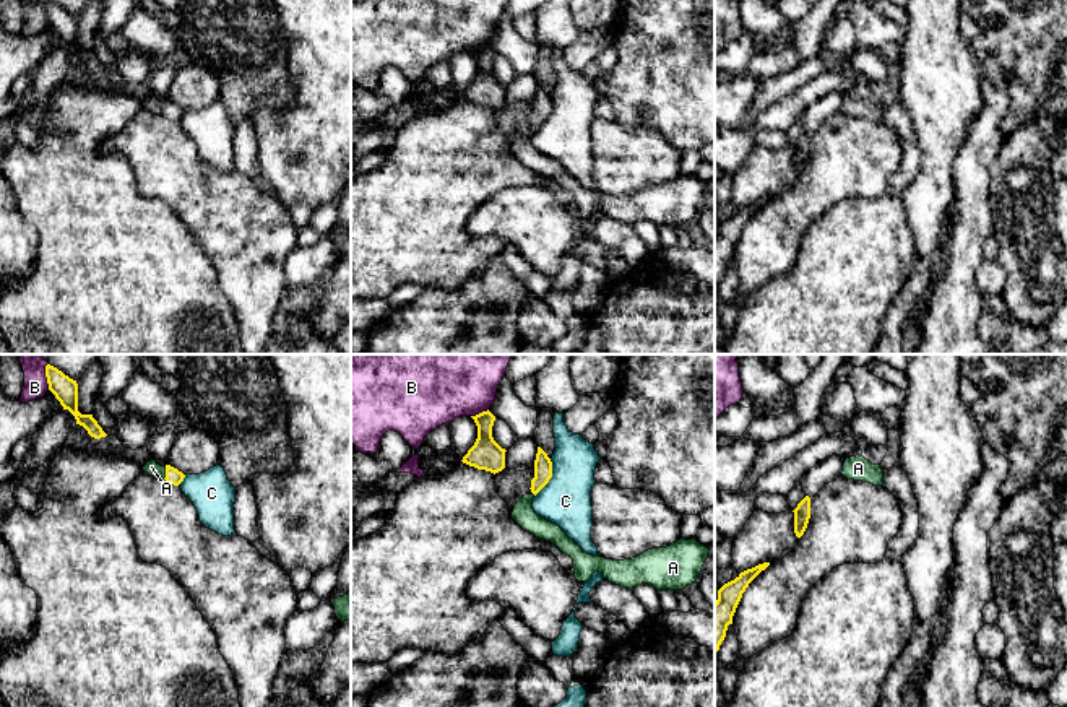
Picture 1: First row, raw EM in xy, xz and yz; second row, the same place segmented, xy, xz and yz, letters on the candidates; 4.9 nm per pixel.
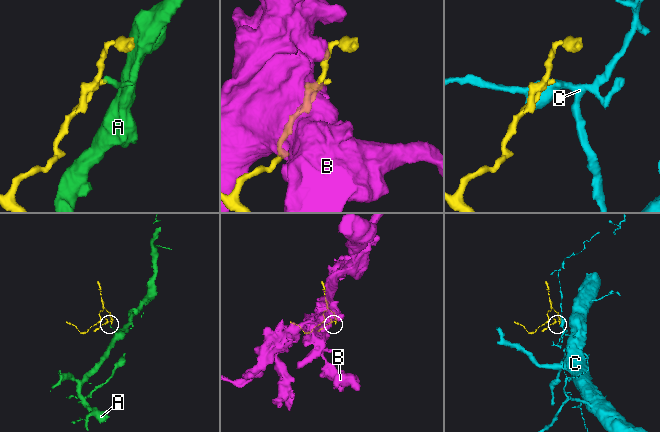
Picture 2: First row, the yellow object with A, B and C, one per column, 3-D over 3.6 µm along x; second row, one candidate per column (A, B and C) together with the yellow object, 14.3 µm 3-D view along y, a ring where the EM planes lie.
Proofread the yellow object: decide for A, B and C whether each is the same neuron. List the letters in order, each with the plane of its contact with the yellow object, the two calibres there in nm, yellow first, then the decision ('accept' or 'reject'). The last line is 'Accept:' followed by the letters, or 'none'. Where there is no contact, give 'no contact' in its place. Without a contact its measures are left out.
A: xy | 80/70 nm | accept
B: xz | 160/460 nm | reject
C: xz | 100/260 nm | reject
Accept: A

